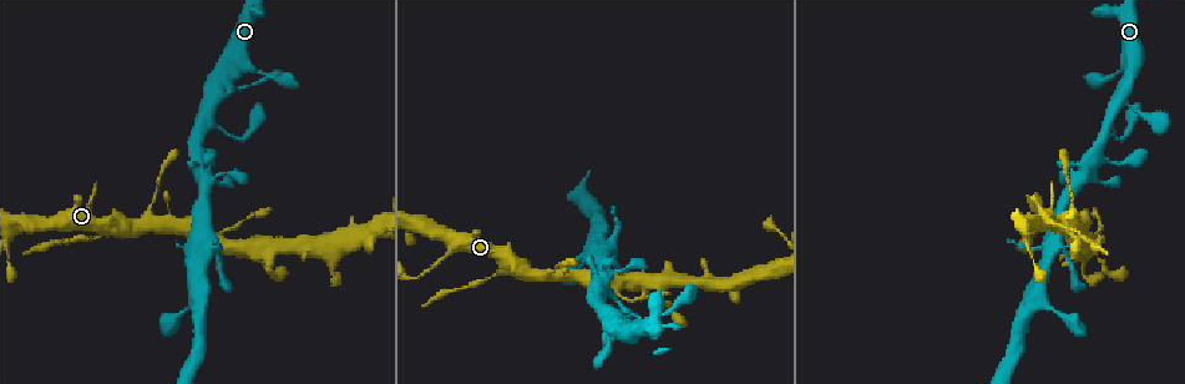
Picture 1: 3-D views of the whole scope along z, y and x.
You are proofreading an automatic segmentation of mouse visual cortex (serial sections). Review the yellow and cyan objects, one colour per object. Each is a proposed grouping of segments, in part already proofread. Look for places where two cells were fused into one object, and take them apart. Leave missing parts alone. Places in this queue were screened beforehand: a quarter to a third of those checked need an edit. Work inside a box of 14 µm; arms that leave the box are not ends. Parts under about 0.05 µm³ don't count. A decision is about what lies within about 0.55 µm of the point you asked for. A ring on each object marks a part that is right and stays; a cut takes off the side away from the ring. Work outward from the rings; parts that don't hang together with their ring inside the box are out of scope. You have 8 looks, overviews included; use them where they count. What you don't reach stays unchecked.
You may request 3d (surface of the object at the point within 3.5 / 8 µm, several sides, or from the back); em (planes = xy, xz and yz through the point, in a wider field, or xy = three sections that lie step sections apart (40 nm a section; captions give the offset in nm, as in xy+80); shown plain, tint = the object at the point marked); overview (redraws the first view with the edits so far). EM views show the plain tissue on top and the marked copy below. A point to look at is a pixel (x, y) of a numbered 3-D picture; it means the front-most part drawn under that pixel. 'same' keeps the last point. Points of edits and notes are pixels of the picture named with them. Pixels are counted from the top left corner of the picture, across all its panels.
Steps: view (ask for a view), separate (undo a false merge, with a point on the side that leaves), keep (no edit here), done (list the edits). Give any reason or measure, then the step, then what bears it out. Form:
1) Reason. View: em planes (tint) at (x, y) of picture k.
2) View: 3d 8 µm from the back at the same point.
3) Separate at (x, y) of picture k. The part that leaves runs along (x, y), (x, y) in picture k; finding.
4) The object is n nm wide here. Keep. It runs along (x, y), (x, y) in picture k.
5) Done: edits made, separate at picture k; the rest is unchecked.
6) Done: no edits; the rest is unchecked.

A narrow waist. View: 3d 3.5 µm at (490, 277) of picture 1.

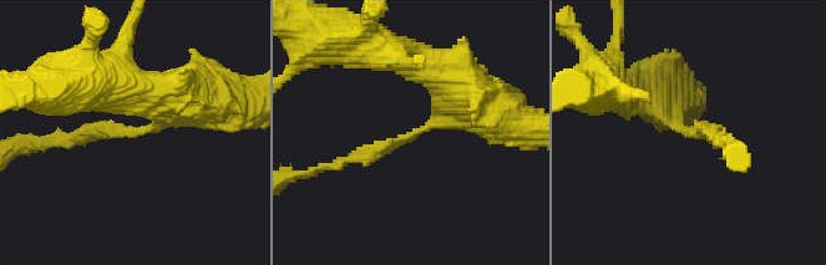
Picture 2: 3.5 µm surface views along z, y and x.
The arms are 200, 350 nm wide; need the tissue. View: em xy step 1 (tint) at (414, 132) of picture 2.

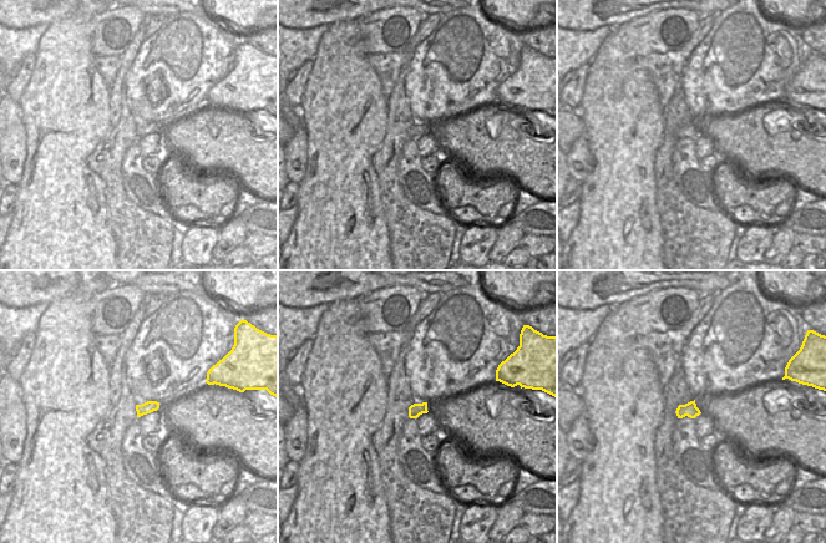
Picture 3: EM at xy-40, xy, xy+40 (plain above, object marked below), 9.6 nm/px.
Keep. It runs along (459, 85), (429, 127), (340, 162) in picture 2; all the same cell.

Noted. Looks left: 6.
Calibre changes. View: 3d 3.5 µm at (451, 252) of picture 1.

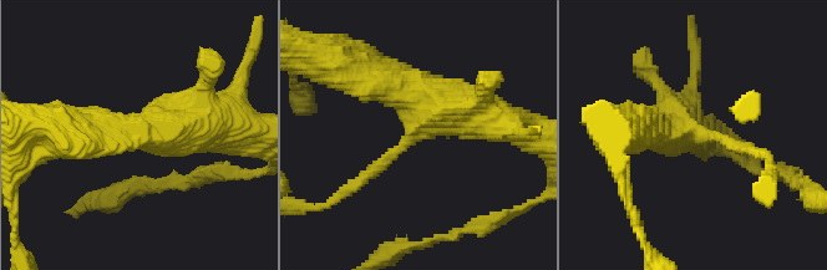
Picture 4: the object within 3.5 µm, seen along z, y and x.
3 arms meet here; the arms are 150, 450, 600 nm wide. View: em xy step 2 (tint) at (414, 131) of picture 4.

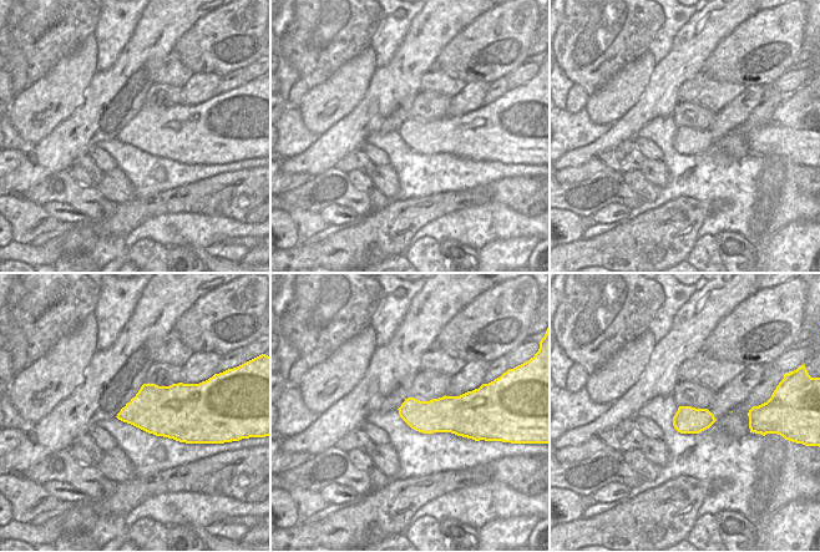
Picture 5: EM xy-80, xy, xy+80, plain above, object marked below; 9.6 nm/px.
Keep. It runs along (498, 121), (445, 108), (353, 188) in picture 4; one cell here.

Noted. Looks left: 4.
Narrows sharply. View: 3d 8 µm at (232, 133) of picture 1.

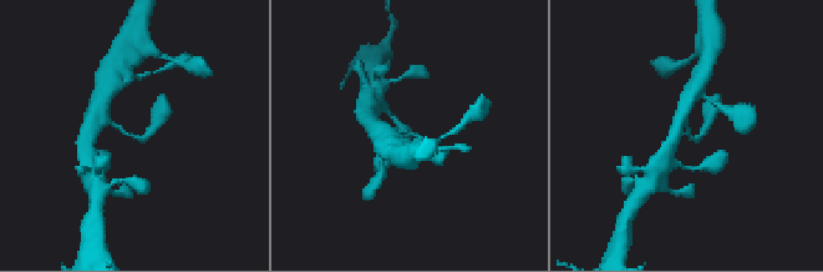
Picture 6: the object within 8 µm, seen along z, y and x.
The arms are 200, 200 nm wide; now the EM. View: em xy step 2 (tint) at (405, 133) of picture 6.

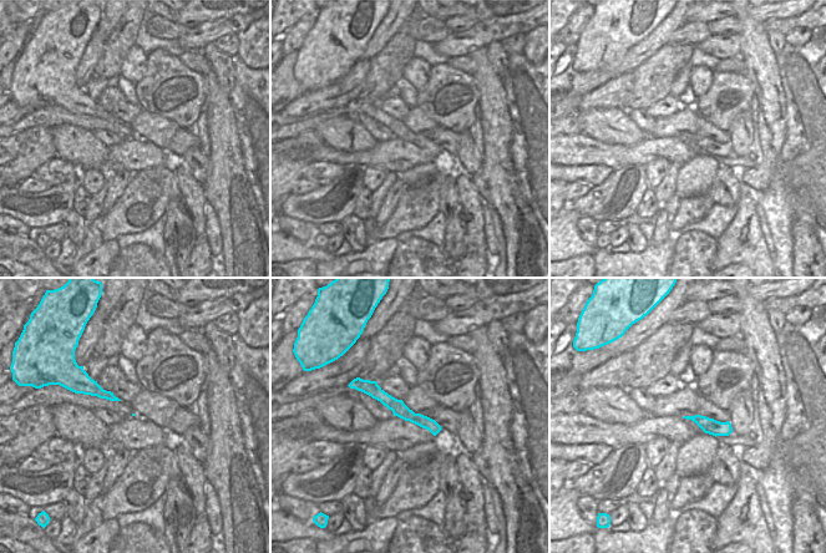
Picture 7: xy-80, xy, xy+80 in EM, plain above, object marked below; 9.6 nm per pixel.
Keep. It runs along (375, 127), (407, 131), (433, 150) in picture 6; one cell here.

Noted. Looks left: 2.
Done: no edits; the rest is unchecked.

